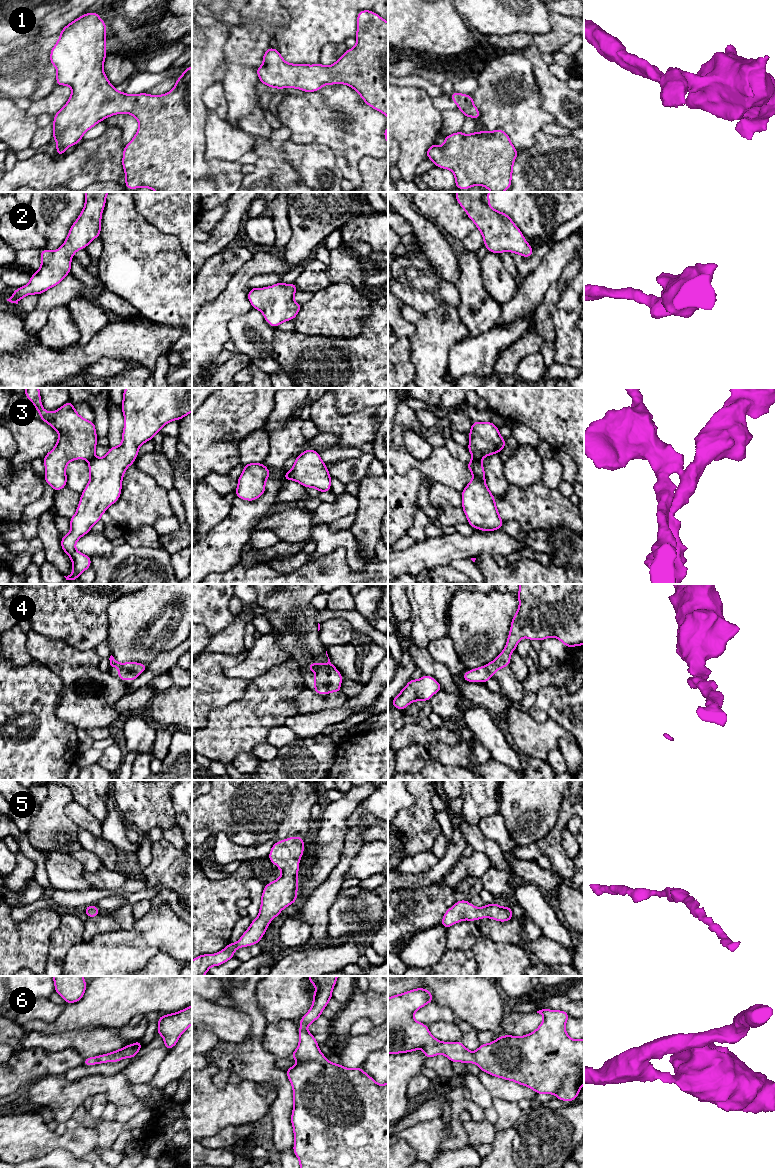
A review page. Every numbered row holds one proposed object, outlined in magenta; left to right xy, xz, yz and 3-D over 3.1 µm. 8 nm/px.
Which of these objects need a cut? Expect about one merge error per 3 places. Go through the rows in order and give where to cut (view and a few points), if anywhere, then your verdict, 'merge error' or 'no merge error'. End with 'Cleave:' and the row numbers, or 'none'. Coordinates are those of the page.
1: cut none; no merge error
2: cut none; no merge error
3: cut xy (95, 457), (88, 460); merge error
4: cut none; no merge error
5: cut none; no merge error
6: cut none; no merge error
Cleave: 3

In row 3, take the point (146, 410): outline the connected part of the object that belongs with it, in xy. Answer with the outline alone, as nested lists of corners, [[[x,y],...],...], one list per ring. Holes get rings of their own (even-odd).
[[[126,388],[123,391],[121,410],[125,419],[122,443],[118,447],[109,447],[104,457],[88,460],[90,480],[81,493],[75,515],[69,519],[70,532],[61,537],[61,548],[68,554],[73,565],[73,572],[64,576],[66,580],[79,579],[80,574],[90,568],[91,557],[78,552],[76,542],[90,532],[108,507],[120,498],[125,470],[134,464],[140,446],[153,439],[167,423],[181,420],[192,412],[192,388]]]

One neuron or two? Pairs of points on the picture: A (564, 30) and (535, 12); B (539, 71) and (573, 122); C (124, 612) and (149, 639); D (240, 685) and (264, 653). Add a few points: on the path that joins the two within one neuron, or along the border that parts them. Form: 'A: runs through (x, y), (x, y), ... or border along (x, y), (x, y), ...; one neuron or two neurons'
A: border along (550, 13), (550, 28), (547, 32), (528, 32); two neurons
B: runs through (548, 84), (555, 95), (566, 106), (566, 110); one neuron
C: runs through (131, 619), (142, 632); one neuron
D: border along (246, 656), (235, 665), (226, 668), (223, 674); two neurons

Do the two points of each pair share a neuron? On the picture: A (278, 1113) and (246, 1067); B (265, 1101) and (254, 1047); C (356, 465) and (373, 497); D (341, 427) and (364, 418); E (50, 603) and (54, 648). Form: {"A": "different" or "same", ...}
{"A": "same", "B": "different", "C": "different", "D": "same", "E": "different"}

